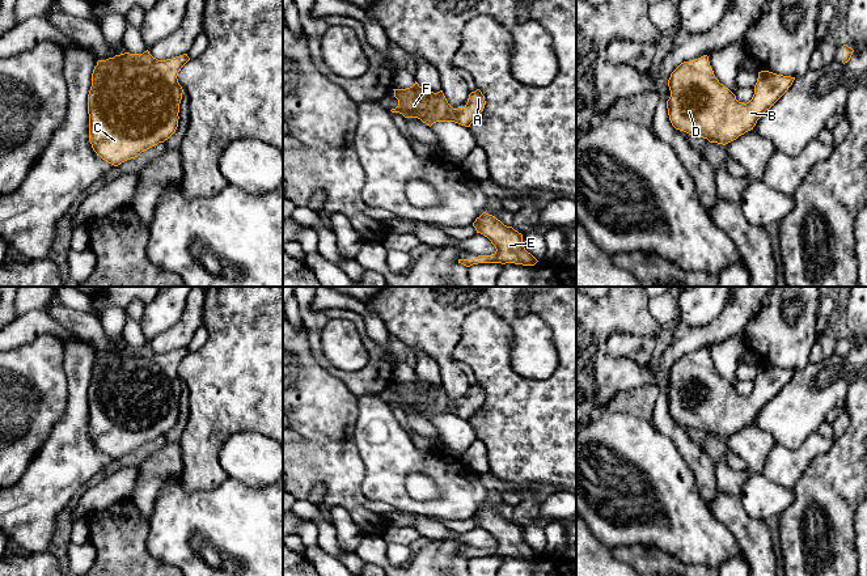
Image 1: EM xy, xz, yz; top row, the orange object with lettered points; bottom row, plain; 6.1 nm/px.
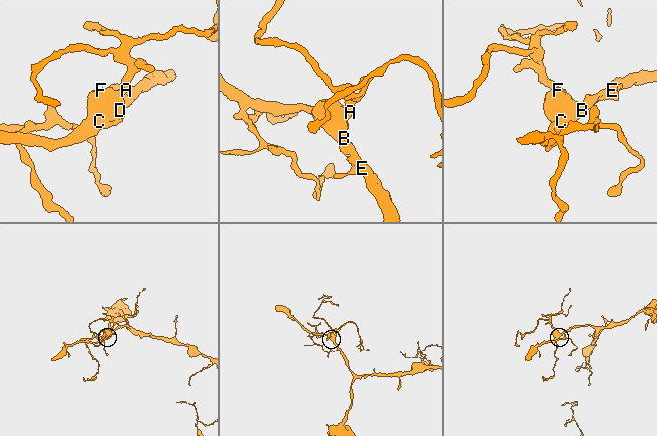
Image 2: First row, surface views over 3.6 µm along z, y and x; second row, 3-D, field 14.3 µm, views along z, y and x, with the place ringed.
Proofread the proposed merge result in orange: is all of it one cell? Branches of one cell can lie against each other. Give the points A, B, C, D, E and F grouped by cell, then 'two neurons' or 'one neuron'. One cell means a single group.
A B C D E F | one neuron

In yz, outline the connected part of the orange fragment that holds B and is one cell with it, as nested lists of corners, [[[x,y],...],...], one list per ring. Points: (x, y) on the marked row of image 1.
[[[703,55],[681,63],[671,73],[668,80],[671,97],[667,101],[669,120],[676,130],[726,145],[753,130],[762,114],[788,90],[794,80],[791,76],[761,71],[752,99],[747,103],[739,102],[736,96],[715,77],[709,56]]]

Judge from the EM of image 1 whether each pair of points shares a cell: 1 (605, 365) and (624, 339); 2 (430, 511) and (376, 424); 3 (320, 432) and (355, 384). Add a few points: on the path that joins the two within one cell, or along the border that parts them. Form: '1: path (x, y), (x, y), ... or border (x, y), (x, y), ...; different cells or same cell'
1: border (612, 331), (610, 354), (631, 358), (641, 364); different cells
2: path (405, 500), (385, 481), (385, 449); same cell
3: border (328, 371), (358, 397); different cells

